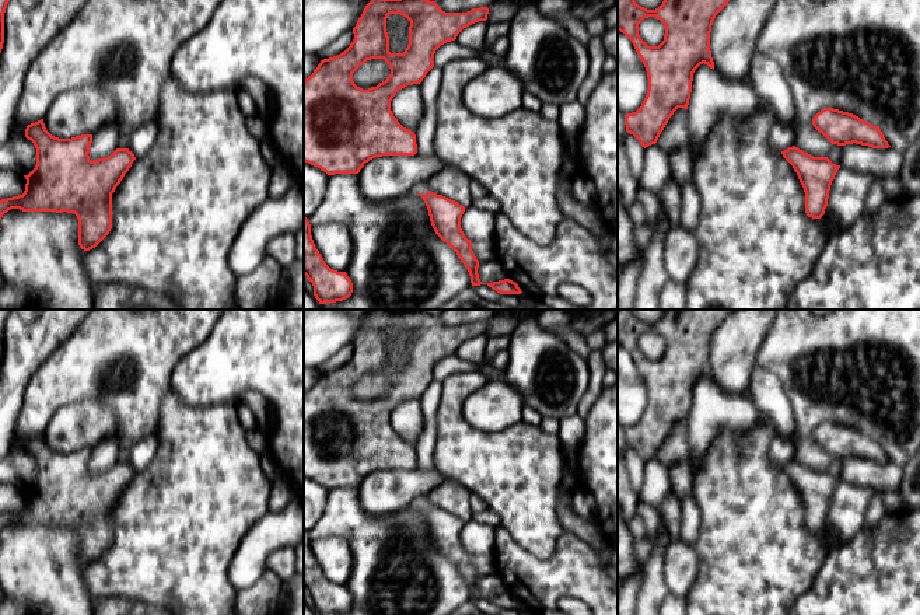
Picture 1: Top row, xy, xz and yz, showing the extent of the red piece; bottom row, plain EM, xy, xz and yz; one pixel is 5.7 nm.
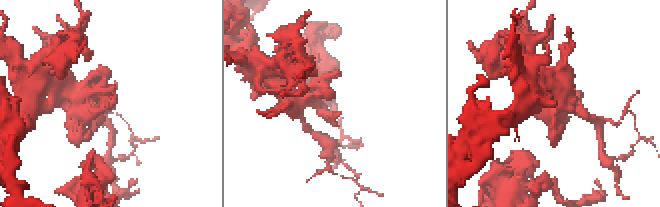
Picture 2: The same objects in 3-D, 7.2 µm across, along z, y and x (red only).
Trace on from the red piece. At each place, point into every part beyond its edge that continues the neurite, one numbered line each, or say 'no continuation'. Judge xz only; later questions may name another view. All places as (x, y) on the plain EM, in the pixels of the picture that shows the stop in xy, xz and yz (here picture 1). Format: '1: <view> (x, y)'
1: xz (422, 502)

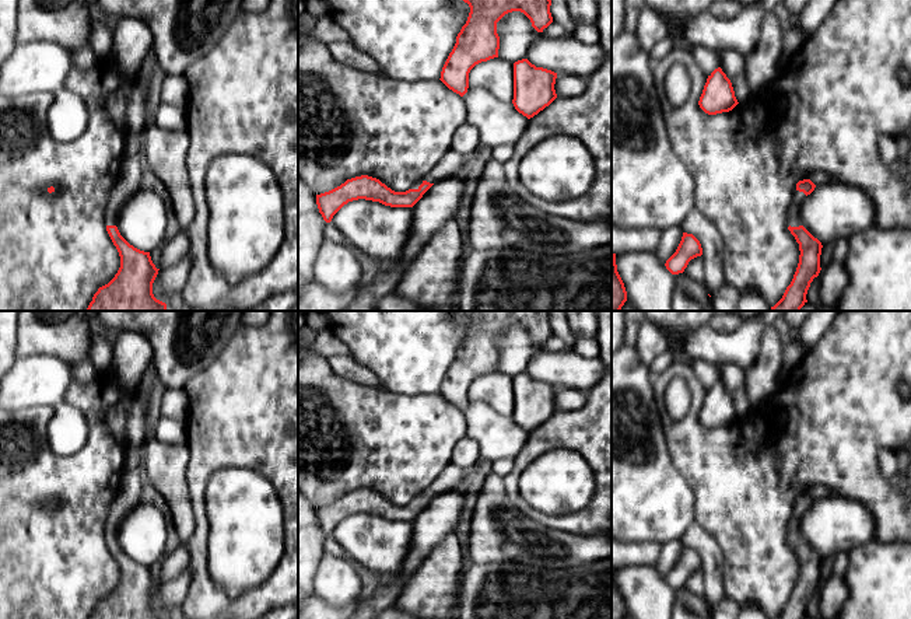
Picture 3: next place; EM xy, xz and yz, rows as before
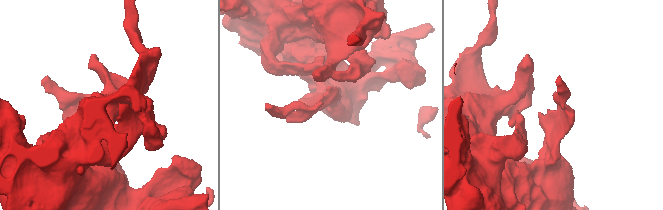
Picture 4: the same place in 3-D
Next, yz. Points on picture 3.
1: yz (794, 525)

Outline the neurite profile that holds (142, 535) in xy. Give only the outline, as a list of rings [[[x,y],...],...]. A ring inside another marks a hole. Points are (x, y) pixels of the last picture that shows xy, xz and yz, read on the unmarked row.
[[[141,501],[120,522],[116,541],[134,562],[151,566],[165,559],[167,520],[151,503]]]

